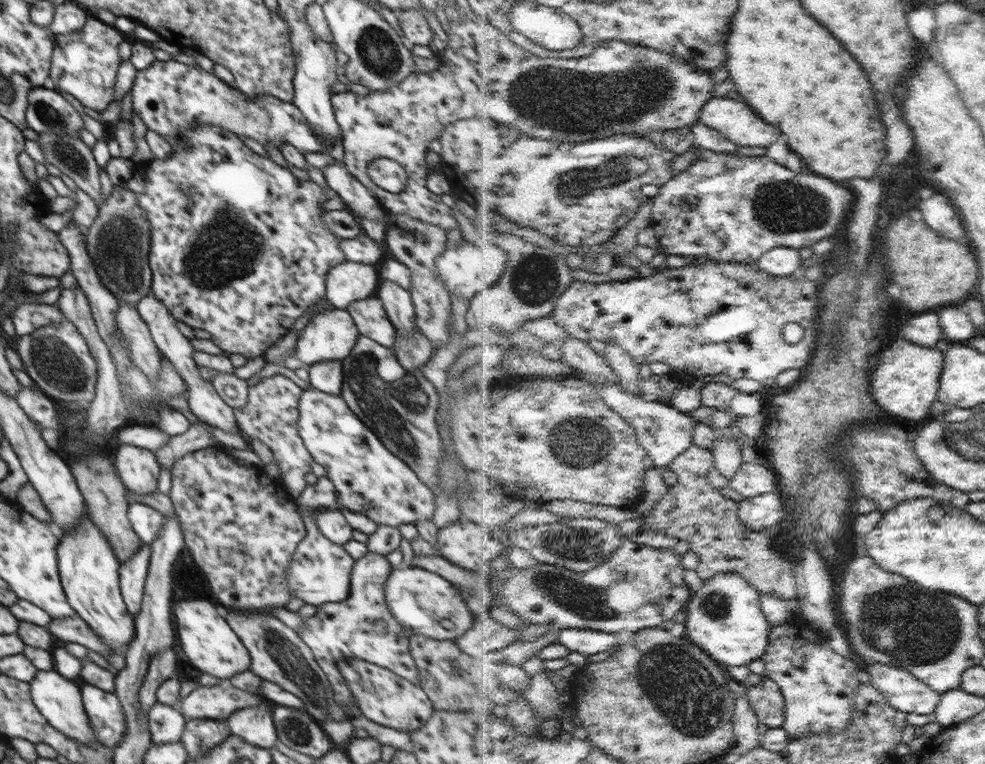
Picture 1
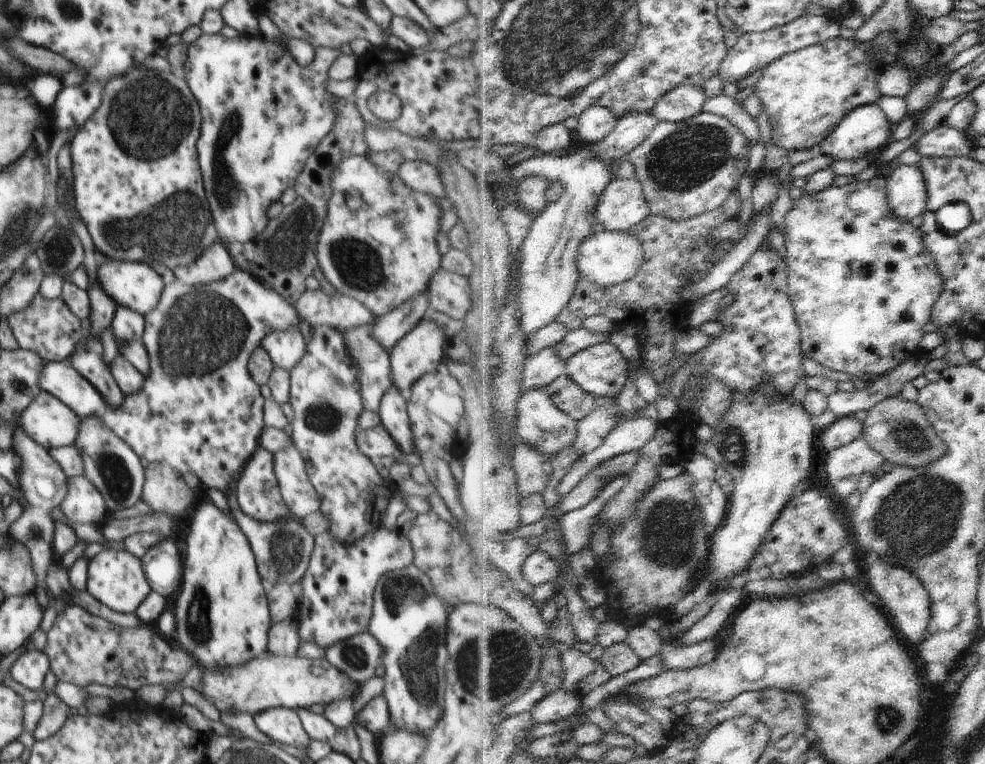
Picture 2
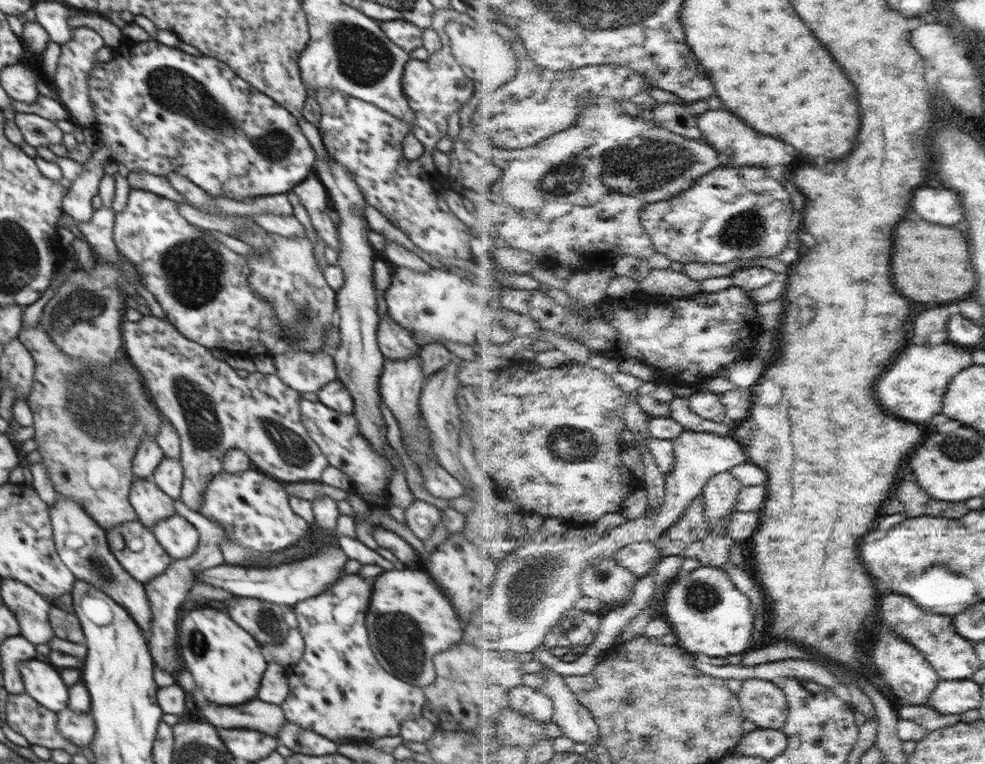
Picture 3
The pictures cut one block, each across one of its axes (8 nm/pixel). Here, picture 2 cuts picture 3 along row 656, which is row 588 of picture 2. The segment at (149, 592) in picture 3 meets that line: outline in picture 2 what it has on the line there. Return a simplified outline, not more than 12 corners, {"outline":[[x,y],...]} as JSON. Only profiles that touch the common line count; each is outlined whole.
{"outline":[[173,538],[151,546],[141,561],[152,591],[180,588],[183,564]]}

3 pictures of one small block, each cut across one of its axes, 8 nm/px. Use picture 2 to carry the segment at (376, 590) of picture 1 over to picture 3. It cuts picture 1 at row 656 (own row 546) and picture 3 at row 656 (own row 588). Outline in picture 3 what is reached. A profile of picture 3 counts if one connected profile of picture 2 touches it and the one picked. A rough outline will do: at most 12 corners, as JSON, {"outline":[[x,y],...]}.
{"outline":[[372,579],[294,607],[305,651],[280,706],[338,745],[398,736],[428,703],[366,628]]}

